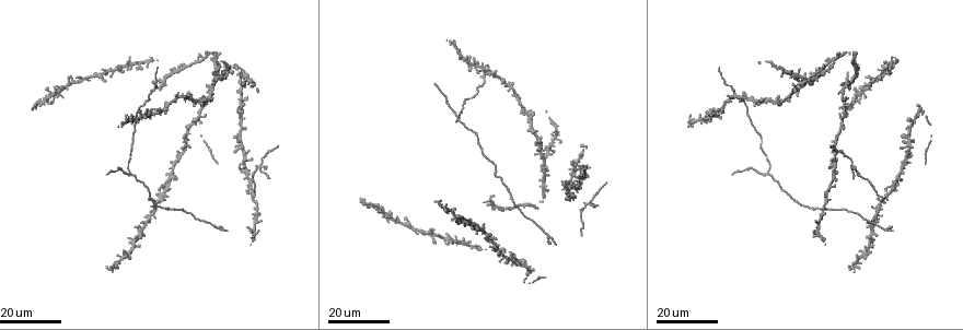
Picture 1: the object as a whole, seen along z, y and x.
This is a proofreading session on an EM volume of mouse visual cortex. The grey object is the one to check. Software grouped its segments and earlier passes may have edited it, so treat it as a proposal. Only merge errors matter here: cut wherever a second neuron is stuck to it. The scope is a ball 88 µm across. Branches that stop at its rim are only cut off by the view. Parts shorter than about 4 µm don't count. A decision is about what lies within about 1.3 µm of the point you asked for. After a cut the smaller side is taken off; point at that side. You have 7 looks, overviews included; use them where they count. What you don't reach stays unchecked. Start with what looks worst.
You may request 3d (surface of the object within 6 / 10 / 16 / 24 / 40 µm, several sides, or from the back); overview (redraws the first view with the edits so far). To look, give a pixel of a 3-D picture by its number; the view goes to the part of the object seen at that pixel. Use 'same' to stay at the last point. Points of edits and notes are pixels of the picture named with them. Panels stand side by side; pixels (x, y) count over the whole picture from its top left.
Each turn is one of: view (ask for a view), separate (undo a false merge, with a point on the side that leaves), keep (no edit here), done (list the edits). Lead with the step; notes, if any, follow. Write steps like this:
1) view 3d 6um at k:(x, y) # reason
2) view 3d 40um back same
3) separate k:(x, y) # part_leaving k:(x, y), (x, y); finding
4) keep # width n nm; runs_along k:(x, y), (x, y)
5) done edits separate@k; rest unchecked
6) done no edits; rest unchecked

view 3d 16um at 1:(165, 76)

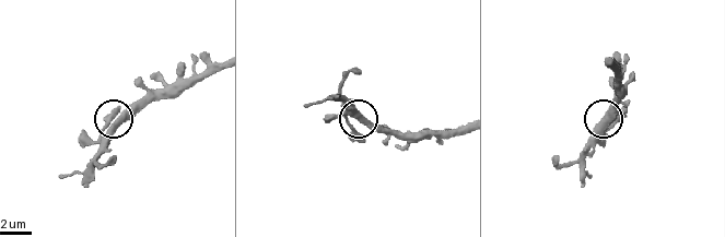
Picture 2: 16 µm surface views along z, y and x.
view 3d 6um at 2:(108, 121)

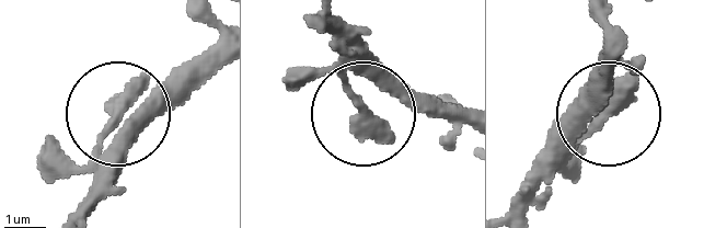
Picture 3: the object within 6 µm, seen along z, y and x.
keep # side_arm 5 um; runs_along 3:(222, 38), (139, 123), (114, 123), (96, 154), (96, 203); one neuron here

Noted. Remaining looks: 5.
view 3d 24um at 1:(262, 165) # four arms meet

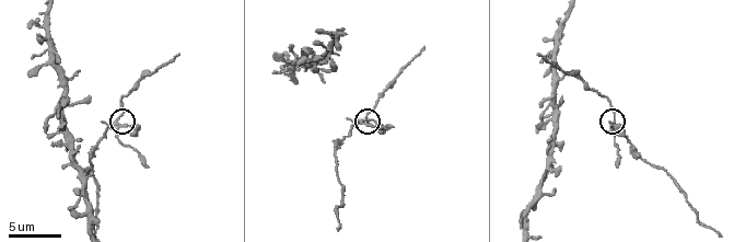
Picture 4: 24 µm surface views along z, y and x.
view 3d 10um at 4:(119, 126)

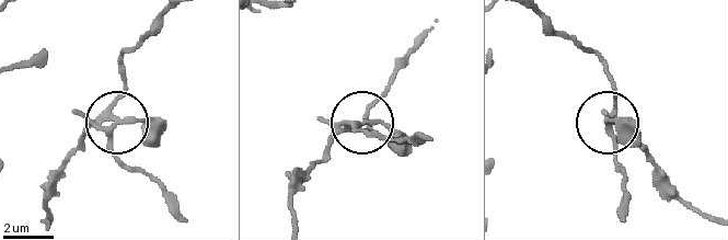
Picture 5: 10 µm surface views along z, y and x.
separate 5:(71, 111) # part_leaving 5:(608, 127), (626, 187), (626, 217); two neurons meet here

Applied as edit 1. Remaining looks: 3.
view overview # redraw

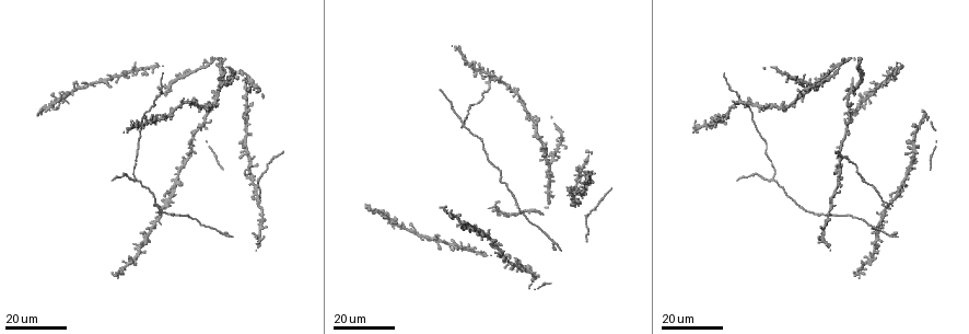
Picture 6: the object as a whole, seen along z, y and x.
view 3d 10um at 4:(558, 106) # three arms meet

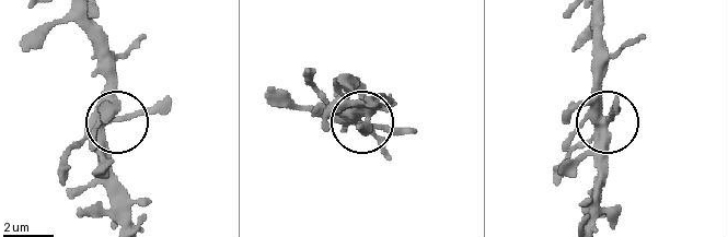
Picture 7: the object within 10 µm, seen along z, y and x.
keep # width 330 nm; continuous, no second neuron

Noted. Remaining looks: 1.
done edits separate@5; rest unchecked

